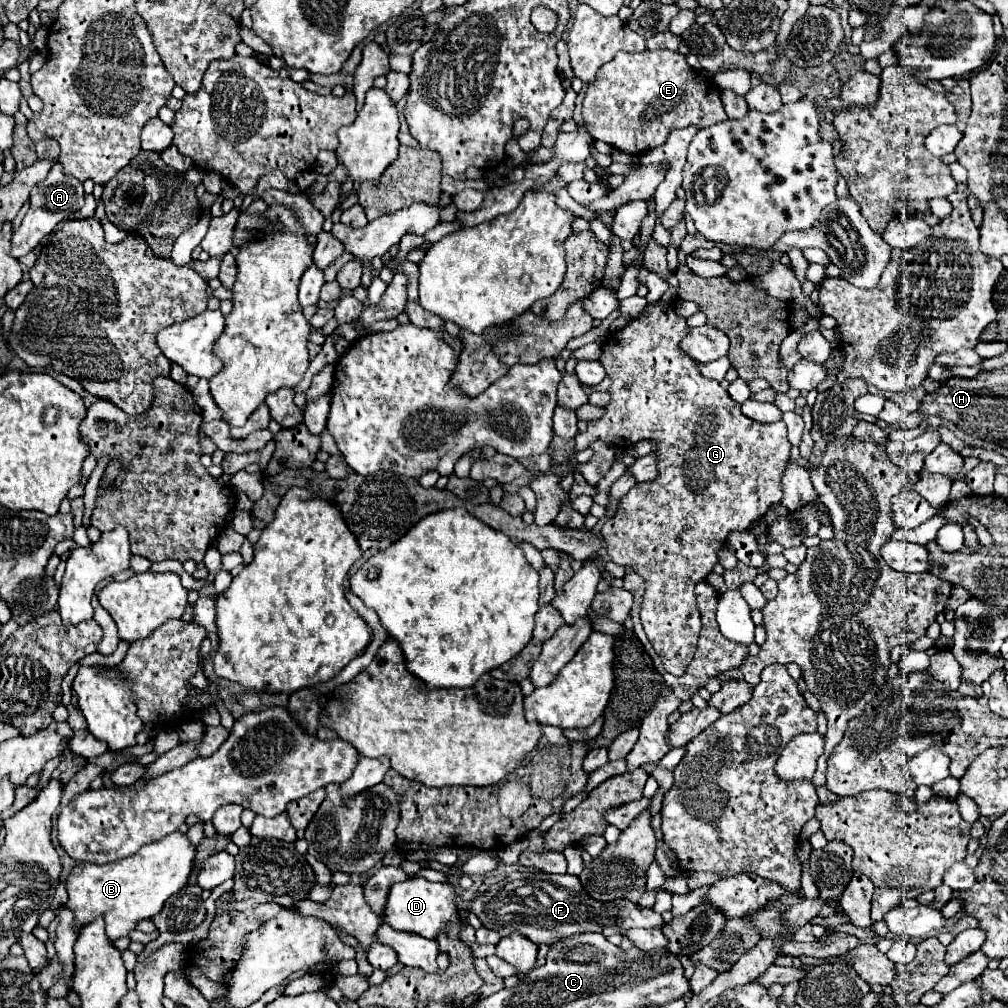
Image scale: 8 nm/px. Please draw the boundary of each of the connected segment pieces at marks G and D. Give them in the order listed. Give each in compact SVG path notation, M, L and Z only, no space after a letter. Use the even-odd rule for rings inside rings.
M654 301L654 303L648 303L648 307L644 309L644 313L630 321L624 329L620 331L614 331L608 335L608 339L604 341L602 345L602 355L600 355L600 363L604 365L608 377L612 379L612 385L610 385L610 403L604 407L604 415L596 421L588 421L588 431L582 433L582 437L576 437L576 451L582 451L586 449L586 441L596 441L602 439L610 445L628 445L628 443L636 443L636 441L656 441L656 461L658 461L658 477L652 479L652 481L646 481L646 483L636 483L618 503L618 511L614 513L614 517L610 519L604 519L604 527L602 527L602 537L606 541L606 547L608 547L608 557L618 563L618 565L624 565L624 567L634 567L634 571L642 573L642 577L646 579L646 593L644 593L644 599L642 599L642 609L640 609L640 619L642 619L642 627L648 635L648 639L652 641L656 653L662 657L662 663L664 663L664 669L672 675L682 675L686 671L686 667L690 665L692 657L694 657L694 651L696 651L696 643L698 643L698 633L700 633L700 613L698 613L698 603L696 603L696 595L694 595L694 585L702 579L706 579L708 573L712 573L712 567L714 563L718 561L716 553L718 549L724 545L726 537L732 533L732 531L746 531L752 521L760 519L768 509L770 505L778 503L782 499L782 491L780 491L780 475L782 475L782 469L788 461L788 455L790 455L790 441L786 437L786 423L780 419L780 421L774 421L770 425L762 425L758 421L750 421L750 417L746 417L740 409L740 403L734 401L726 389L720 387L718 381L714 379L708 379L704 375L700 375L700 369L698 369L698 363L688 355L688 353L682 353L682 347L680 347L680 341L682 337L686 337L686 333L690 333L690 325L688 325L688 319L678 315L676 313L676 307L672 303L666 303L666 301Z
M410 877L402 883L394 883L388 895L388 905L384 911L384 923L394 927L396 931L418 933L426 939L436 939L442 929L450 923L462 931L464 921L458 915L458 893L450 883L432 883L422 877Z

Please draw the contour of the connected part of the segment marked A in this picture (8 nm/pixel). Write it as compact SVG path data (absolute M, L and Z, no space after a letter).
M56 163L48 177L30 193L30 209L20 225L20 229L12 235L12 257L22 257L30 253L44 235L48 235L60 221L74 219L80 213L80 207L84 205L84 189L82 183L76 177L68 177L60 163Z

